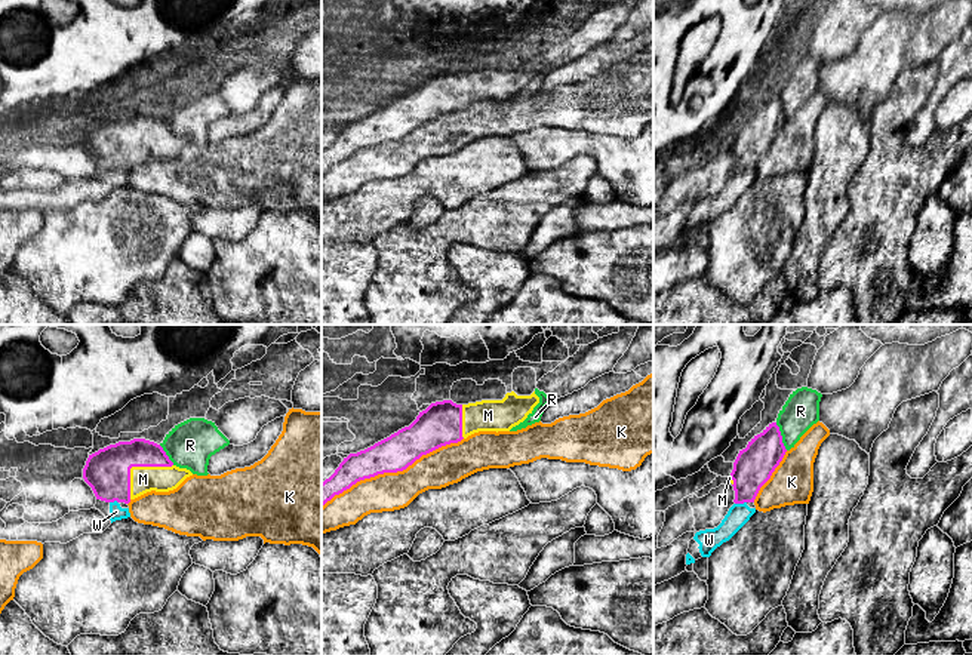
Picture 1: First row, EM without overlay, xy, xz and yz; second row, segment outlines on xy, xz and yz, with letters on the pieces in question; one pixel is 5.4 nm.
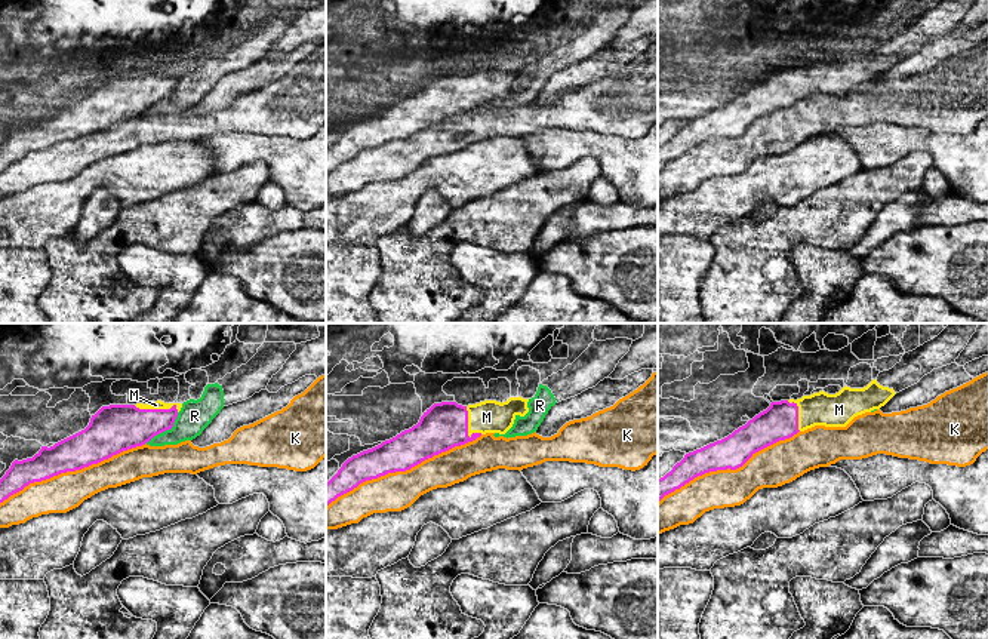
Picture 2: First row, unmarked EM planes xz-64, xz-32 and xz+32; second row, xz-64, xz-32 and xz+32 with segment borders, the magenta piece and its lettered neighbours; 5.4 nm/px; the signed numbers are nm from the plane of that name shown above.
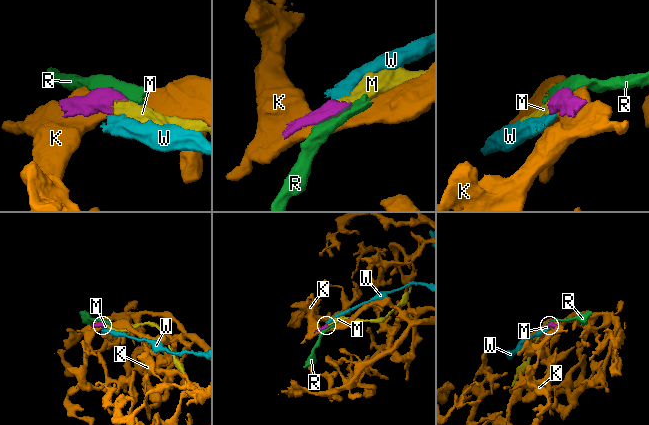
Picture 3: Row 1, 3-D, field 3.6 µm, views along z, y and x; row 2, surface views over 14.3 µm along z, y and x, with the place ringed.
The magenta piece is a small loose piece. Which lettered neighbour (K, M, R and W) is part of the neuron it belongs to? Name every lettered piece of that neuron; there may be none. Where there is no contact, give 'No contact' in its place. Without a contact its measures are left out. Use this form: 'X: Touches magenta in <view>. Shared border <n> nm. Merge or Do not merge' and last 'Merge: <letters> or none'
K: Touches magenta in xz. Shared border 850 nm. Do not merge
M: Touches magenta in xy. Shared border 300 nm. Merge
R: Touches magenta in yz. Shared border 170 nm. Do not merge
W: Touches magenta in yz. Shared border 70 nm. Do not merge
Merge: M

